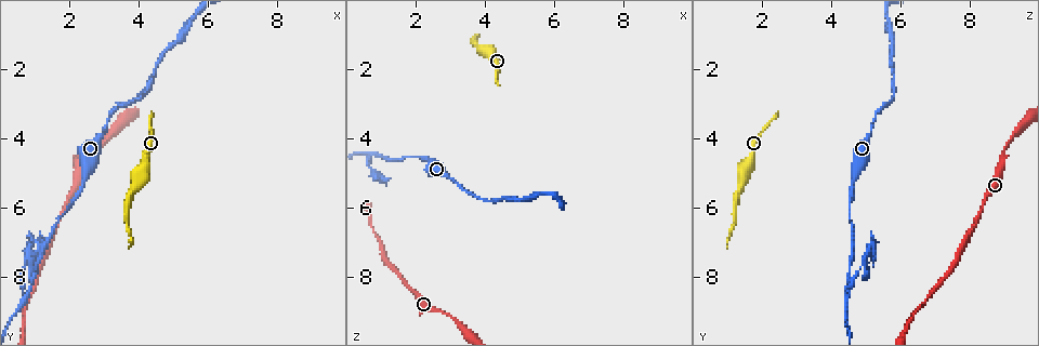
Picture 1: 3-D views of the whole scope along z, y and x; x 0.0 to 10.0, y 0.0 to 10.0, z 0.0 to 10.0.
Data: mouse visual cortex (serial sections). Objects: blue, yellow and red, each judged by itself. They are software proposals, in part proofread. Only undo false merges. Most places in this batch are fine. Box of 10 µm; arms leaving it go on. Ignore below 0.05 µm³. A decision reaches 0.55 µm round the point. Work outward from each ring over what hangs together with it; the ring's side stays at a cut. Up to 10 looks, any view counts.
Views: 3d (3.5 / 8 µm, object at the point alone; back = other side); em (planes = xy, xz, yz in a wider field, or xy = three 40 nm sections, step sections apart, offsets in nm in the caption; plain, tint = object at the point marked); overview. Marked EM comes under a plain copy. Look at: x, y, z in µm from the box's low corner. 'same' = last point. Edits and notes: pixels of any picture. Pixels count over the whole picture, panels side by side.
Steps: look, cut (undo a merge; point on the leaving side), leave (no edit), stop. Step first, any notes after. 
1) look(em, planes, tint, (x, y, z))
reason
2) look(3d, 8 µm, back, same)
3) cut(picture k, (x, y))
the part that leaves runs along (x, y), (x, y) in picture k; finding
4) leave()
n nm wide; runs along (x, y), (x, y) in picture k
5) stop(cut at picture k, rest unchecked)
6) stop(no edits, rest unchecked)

look(3d, 3.5 µm, (2.35, 5.55, 4.55))
sudden change in width

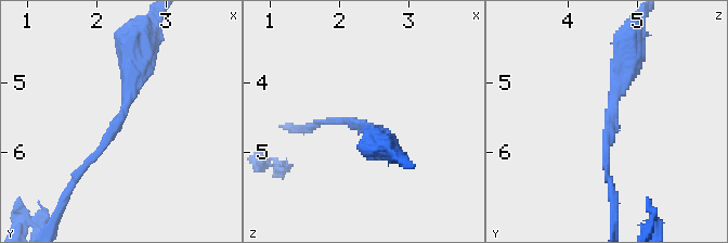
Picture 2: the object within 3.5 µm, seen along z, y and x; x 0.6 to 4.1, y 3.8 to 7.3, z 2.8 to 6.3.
look(em, xy, step 3, tint, (2.35, 5.55, 4.60))
arms of 150, 400 nm

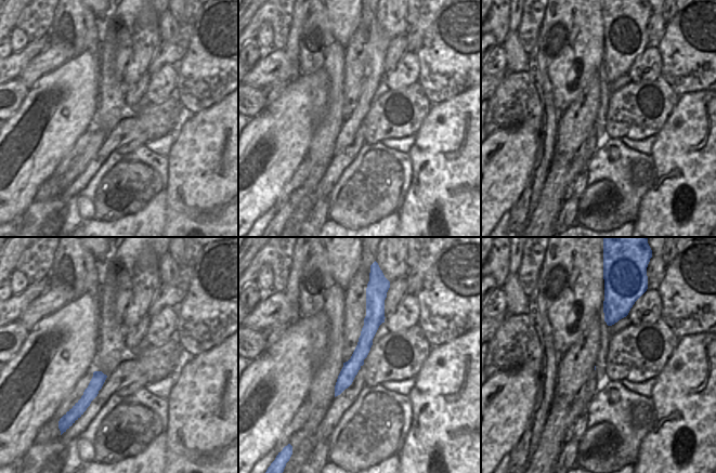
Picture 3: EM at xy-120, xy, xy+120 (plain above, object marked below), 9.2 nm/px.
leave()
runs along (368, 302), (365, 343), (337, 392) in picture 3; continuous, no second cell

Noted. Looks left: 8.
look(em, xy, step 5, tint, (0.80, 8.30, 4.40))
two arms at a narrow angle

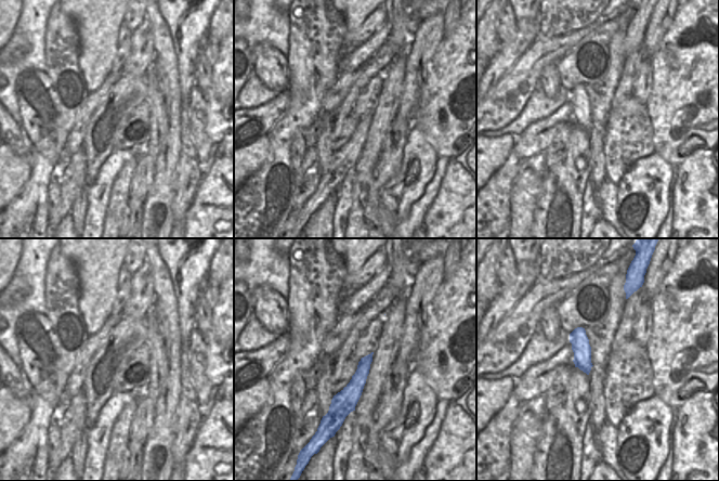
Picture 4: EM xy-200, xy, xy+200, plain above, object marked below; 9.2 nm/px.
look(3d, 3.5 µm, back, same)

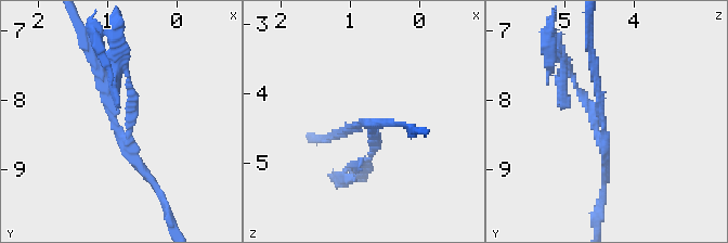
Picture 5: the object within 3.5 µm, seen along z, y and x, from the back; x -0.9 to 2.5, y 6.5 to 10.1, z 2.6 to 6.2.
cut(picture 5, (583, 98))
3 arms; arms of 100, 150, 150 nm; the part that leaves runs along (597, 133), (590, 110), (553, 47) in picture 5; two cells meet here

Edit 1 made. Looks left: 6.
look(overview)

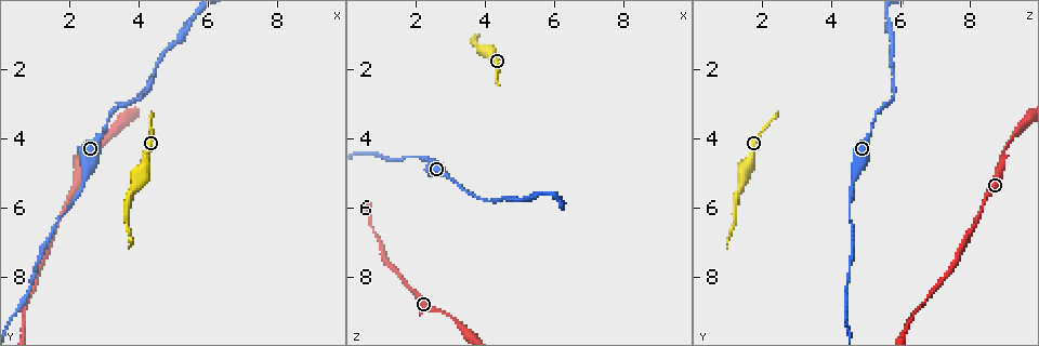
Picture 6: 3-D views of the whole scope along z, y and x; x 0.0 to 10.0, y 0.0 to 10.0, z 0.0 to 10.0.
look(3d, 3.5 µm, (4.05, 5.25, 1.50))
thick turns thin

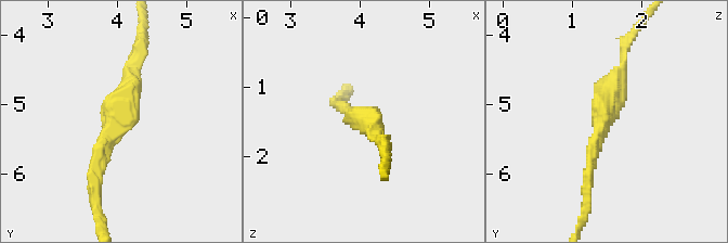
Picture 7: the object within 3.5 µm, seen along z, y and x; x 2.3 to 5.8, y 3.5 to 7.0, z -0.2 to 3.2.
look(em, xy, step 3, tint, (4.05, 5.30, 1.40))

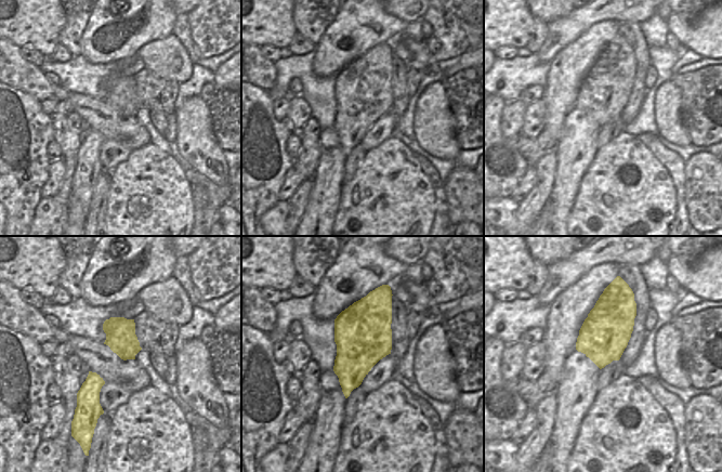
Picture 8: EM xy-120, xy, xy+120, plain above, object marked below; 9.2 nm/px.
look(em, xy, step 5, tint, same)
cut it another way

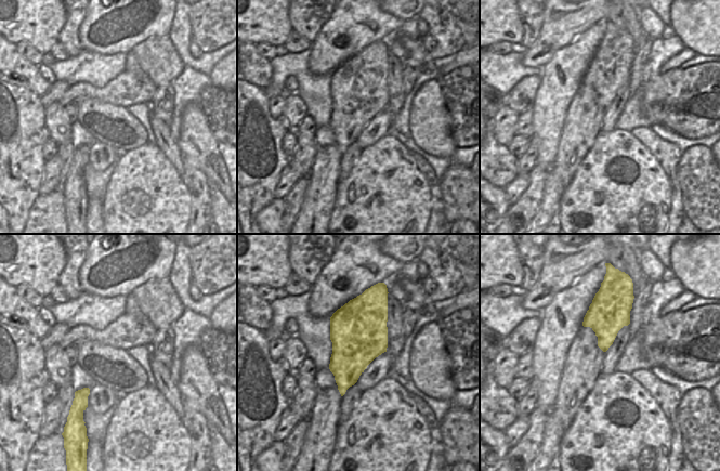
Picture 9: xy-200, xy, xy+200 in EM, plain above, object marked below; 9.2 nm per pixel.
leave()
runs along (138, 59), (94, 188) in picture 7; one cell here

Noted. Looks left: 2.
stop(cut at picture 5, rest unchecked)

